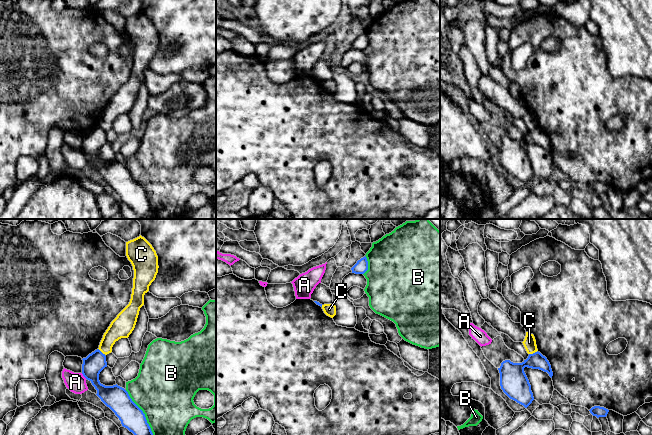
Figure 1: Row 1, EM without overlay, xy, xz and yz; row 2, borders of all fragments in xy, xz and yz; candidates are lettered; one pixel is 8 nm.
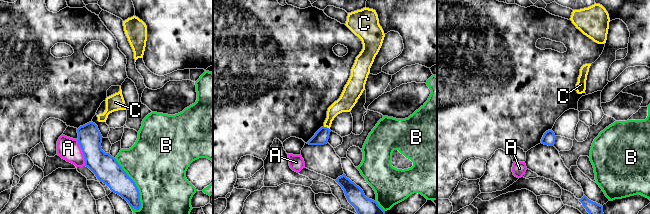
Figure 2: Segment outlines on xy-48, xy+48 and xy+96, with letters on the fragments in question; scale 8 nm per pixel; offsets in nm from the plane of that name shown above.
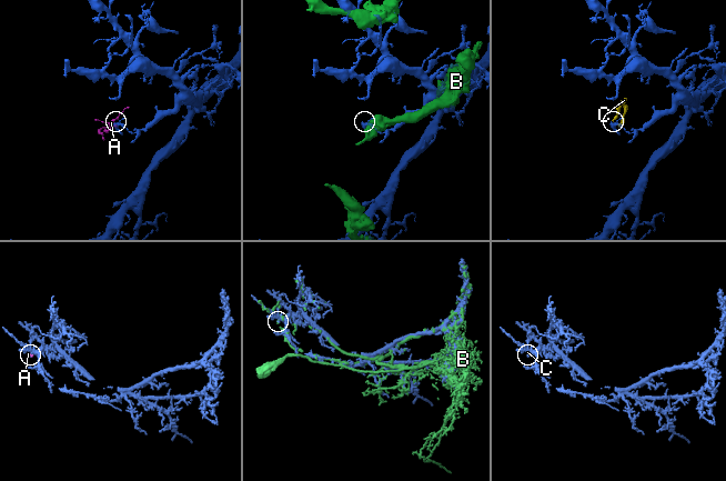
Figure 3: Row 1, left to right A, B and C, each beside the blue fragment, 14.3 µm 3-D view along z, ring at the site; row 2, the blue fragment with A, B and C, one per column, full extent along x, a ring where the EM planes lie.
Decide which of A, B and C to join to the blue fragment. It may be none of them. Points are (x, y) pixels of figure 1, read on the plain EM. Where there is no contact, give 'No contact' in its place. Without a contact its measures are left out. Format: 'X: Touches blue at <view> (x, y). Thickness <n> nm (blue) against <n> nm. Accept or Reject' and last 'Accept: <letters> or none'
A: Touches blue at xy (84, 152). Thickness 170 nm (blue) against 160 nm. Reject
B: Touches blue at xy (144, 192). Thickness 190 nm (blue) against 460 nm. Reject
C: Touches blue at yz (533, 129). Thickness 200 nm (blue) against 100 nm. Reject
Accept: none

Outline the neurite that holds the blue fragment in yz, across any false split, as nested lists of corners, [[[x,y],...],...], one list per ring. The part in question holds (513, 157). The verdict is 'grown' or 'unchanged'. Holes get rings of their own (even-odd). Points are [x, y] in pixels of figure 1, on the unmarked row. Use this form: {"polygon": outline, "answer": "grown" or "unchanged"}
{"polygon": [[[540,128],[529,130],[522,139],[513,139],[505,136],[498,144],[500,162],[503,168],[512,176],[527,184],[534,176],[531,161],[524,148],[524,144],[539,145],[547,148],[552,154],[553,148],[547,134]]], "answer": "unchanged"}

